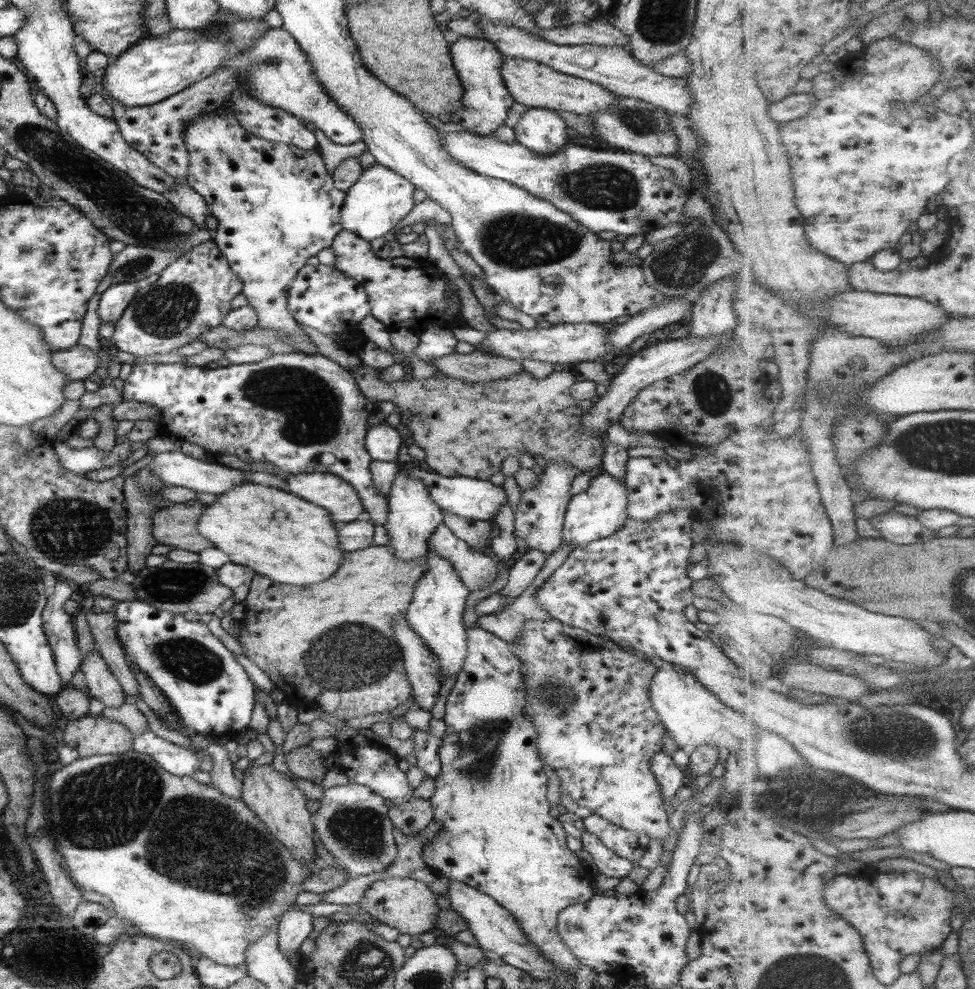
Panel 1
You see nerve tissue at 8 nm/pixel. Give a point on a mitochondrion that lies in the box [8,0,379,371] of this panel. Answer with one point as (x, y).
(139, 216)

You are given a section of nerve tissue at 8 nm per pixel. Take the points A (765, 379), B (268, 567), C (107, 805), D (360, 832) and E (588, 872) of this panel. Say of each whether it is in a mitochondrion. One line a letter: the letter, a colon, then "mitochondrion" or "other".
A: other
B: other
C: mitochondrion
D: mitochondrion
E: other

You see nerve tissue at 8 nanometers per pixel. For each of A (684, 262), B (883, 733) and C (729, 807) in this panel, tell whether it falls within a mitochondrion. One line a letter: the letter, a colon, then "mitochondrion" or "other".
A: mitochondrion
B: mitochondrion
C: other

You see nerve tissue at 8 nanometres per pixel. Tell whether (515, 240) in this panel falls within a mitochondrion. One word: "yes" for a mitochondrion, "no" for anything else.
yes

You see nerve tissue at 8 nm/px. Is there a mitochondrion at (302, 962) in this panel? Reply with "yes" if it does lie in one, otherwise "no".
no

